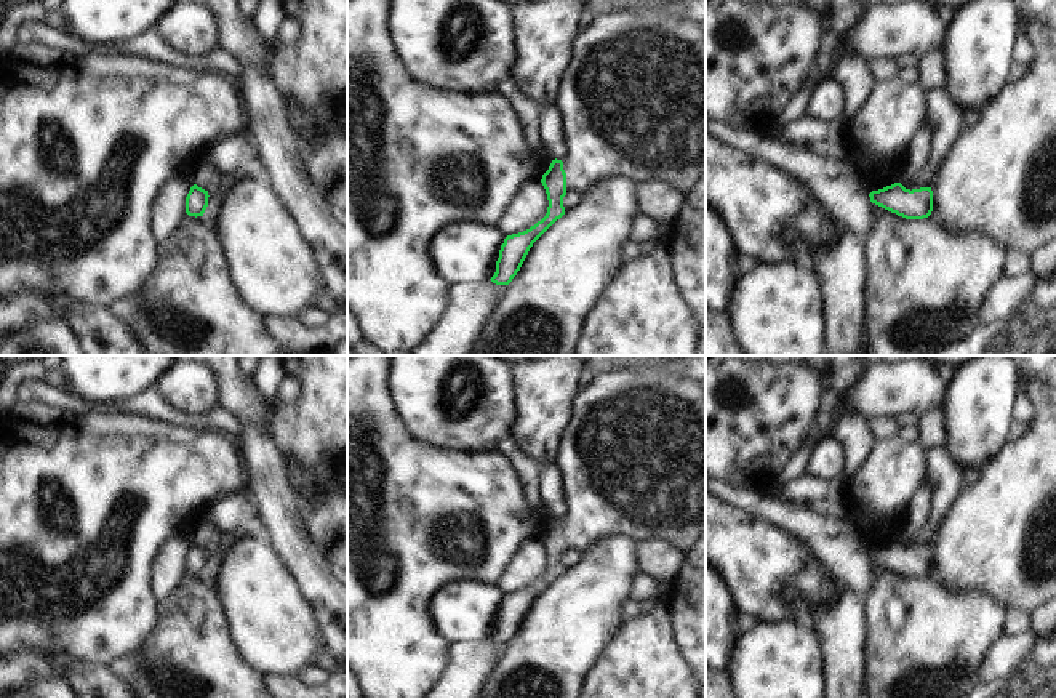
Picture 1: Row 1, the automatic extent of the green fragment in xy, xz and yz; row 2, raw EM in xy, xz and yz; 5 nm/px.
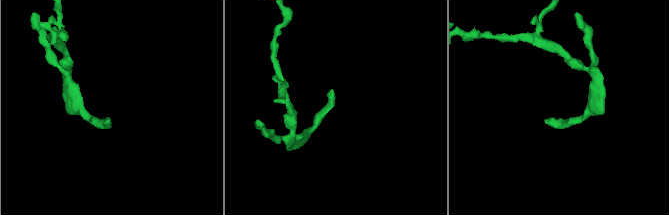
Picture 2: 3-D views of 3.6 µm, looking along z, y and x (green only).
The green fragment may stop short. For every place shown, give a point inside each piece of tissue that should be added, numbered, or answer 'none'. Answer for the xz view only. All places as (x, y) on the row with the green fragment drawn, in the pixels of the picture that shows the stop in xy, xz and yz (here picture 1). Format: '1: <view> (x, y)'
1: xz (634, 101)

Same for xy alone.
1: xy (221, 186)

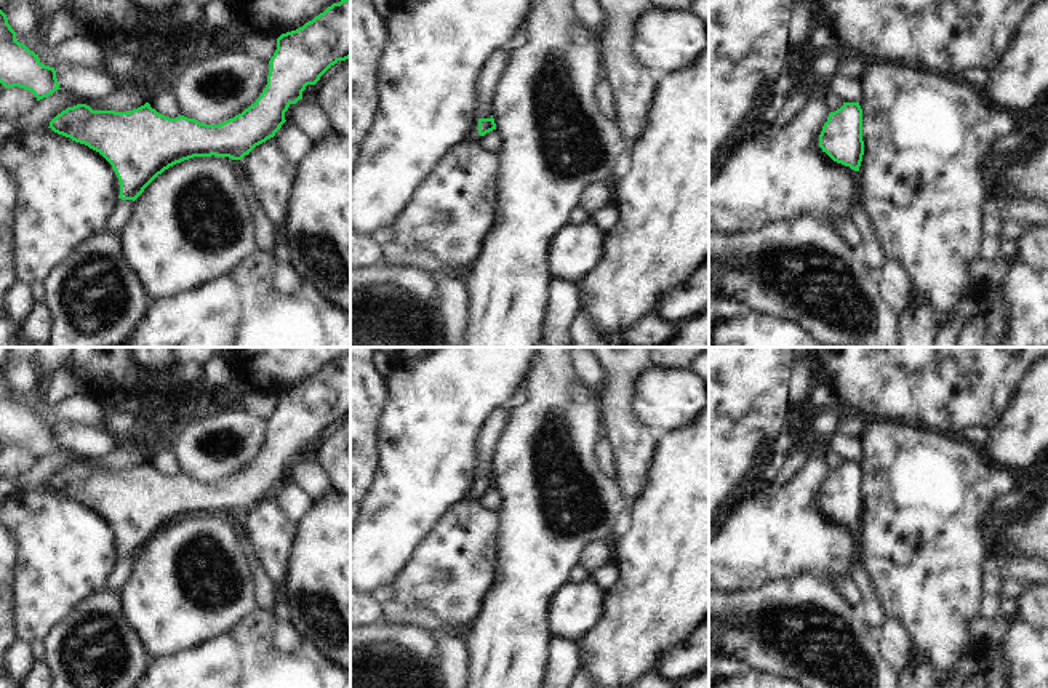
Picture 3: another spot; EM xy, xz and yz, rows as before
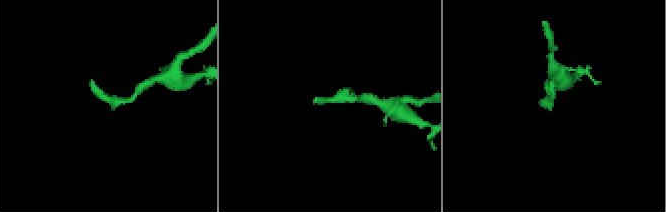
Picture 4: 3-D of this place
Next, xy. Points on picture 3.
none

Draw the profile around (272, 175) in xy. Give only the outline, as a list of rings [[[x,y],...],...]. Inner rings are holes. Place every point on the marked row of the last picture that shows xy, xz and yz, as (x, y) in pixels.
[[[270,138],[245,155],[240,166],[275,227],[277,251],[285,256],[286,222],[299,181],[299,163],[286,155],[275,138]]]

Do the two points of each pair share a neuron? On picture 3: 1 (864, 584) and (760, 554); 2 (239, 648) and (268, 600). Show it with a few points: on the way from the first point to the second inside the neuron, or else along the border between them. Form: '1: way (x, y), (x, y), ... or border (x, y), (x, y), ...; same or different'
1: border (861, 564), (850, 575); different
2: border (276, 608), (258, 612); different

